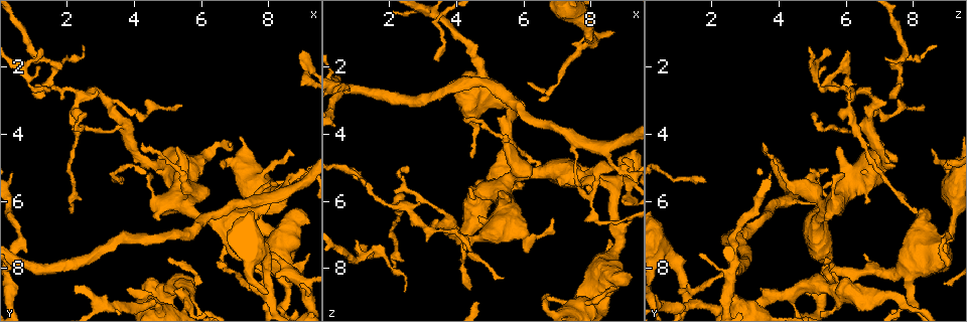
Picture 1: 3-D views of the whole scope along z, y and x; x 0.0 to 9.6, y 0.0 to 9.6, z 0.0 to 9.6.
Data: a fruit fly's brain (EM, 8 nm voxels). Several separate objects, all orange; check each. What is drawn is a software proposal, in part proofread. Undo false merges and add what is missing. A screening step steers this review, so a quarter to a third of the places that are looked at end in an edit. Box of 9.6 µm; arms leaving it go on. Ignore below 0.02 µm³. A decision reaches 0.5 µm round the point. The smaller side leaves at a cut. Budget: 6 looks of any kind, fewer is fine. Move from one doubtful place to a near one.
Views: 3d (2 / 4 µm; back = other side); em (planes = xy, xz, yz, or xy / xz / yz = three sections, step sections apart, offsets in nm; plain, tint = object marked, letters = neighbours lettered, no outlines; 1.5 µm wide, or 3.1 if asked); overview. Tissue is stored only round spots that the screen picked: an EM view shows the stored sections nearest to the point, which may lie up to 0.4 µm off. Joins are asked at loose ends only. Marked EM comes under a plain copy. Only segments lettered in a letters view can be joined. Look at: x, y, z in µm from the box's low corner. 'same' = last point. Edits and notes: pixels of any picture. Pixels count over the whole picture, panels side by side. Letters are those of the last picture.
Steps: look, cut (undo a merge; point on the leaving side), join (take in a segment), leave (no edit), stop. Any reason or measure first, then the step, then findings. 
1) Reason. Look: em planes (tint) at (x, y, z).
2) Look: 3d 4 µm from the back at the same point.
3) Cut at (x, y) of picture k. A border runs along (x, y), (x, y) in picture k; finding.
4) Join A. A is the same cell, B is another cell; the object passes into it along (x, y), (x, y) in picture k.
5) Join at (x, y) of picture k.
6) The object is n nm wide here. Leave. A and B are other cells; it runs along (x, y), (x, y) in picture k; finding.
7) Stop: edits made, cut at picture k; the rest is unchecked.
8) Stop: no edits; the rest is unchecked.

Abrupt turn. Look: em planes (letters) at (1.65, 1.95, 7.50).

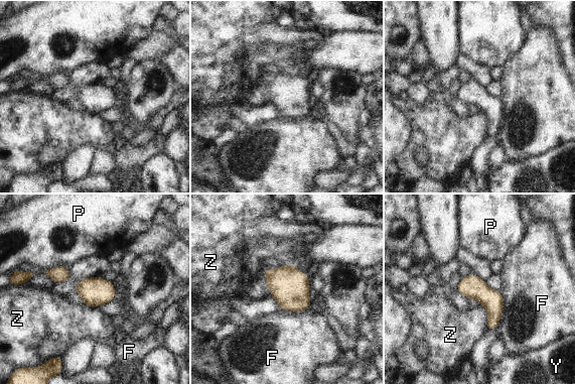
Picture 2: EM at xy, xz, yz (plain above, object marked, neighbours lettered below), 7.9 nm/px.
The object is 190 nm wide here. Leave. F, P, Y and Z are other cells; a border runs along (480, 304), (486, 310), (487, 329) in picture 2; one neuron here.

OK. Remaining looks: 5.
Abrupt turn. Look: em xy step 4 (letters) at (3.25, 3.15, 6.90).

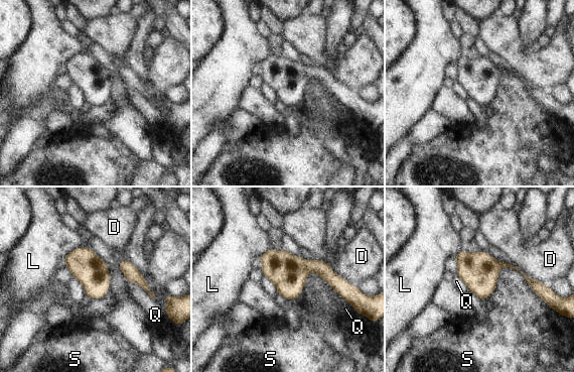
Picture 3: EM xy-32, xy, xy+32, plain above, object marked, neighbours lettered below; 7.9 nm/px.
Leave. D, L, Q and S are other cells; all the same neuron.

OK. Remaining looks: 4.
An open end. Look: 3d 4 µm at (6.85, 4.20, 6.55).

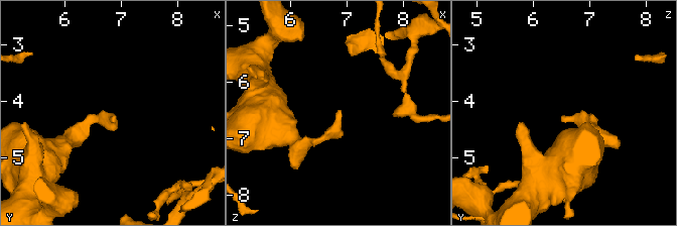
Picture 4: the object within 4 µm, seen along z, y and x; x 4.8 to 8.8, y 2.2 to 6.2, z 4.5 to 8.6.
Now the EM. Look: em planes (tint) at (6.90, 4.25, 6.50).

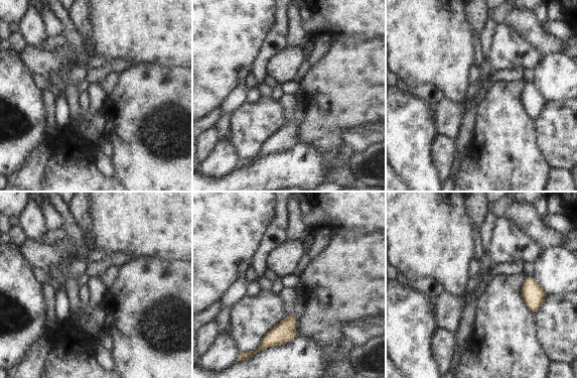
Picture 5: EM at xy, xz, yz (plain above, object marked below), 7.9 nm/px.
Look: em planes (letters) at the same point.

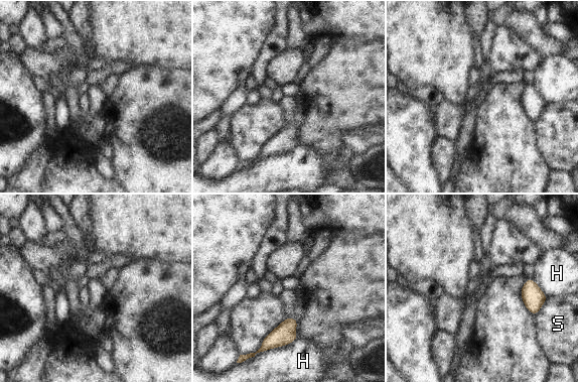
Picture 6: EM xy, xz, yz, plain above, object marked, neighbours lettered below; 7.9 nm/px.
The longest contact is with H, 300 nm. Leave. H and S are other cells; a border runs along (298, 337), (290, 343), (263, 351) in picture 6; no lettered segment goes on from it.

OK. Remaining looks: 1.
Stop: no edits; the rest is unchecked.

